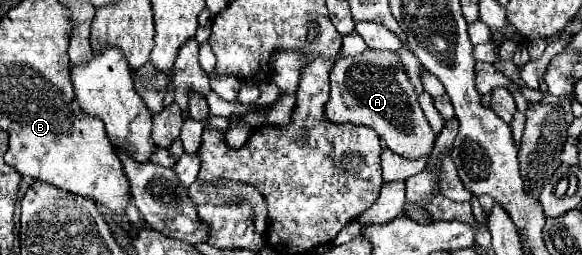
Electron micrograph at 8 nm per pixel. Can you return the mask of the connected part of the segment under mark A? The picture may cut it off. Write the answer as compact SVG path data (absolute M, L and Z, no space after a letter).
M366 49L362 55L342 57L342 63L336 63L330 71L330 99L324 107L324 119L370 127L386 141L390 151L406 159L428 157L436 141L396 51Z

